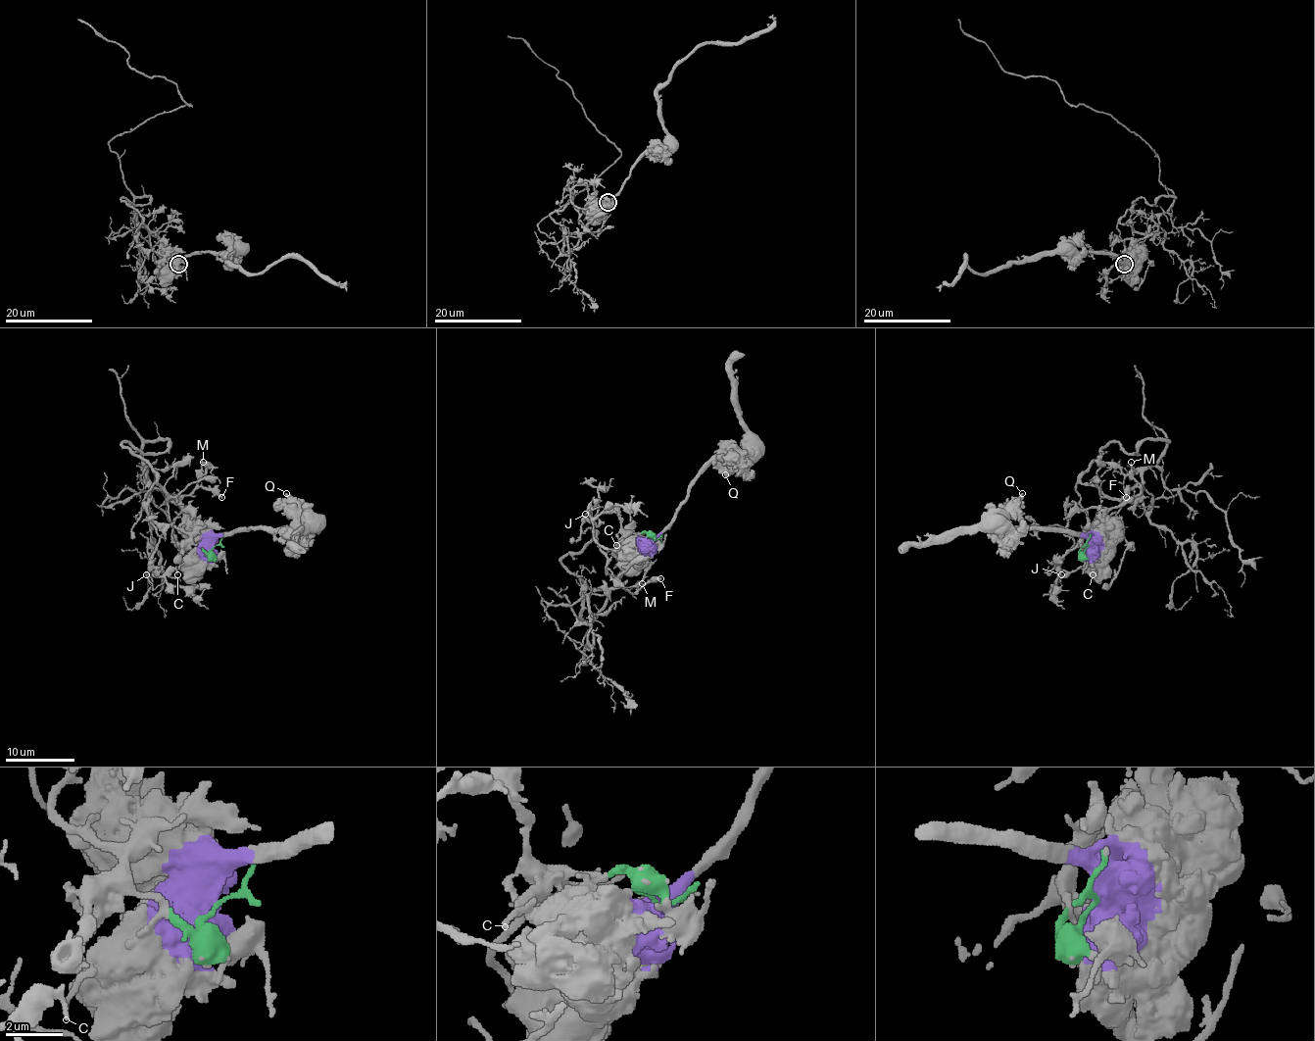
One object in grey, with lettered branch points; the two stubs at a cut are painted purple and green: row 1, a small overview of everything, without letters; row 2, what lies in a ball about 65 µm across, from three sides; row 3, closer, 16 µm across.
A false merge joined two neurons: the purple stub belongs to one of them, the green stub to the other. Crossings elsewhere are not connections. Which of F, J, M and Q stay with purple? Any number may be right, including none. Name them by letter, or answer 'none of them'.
Q

